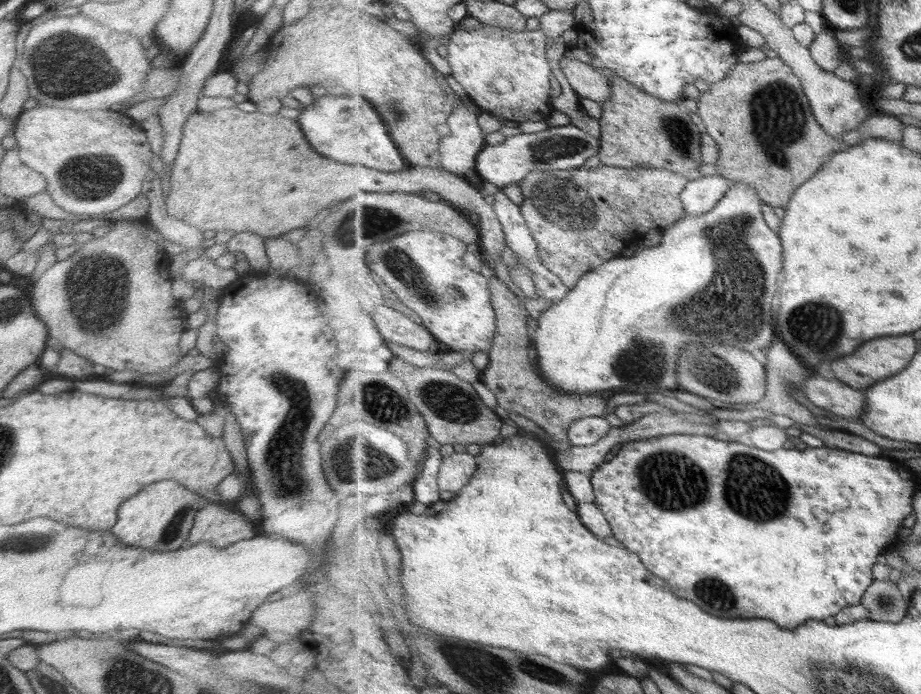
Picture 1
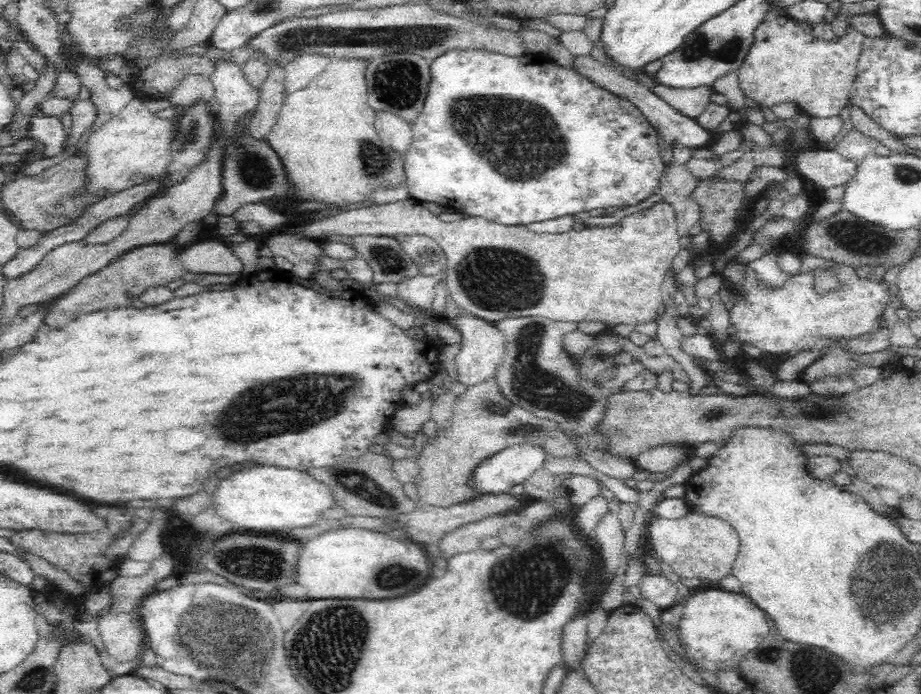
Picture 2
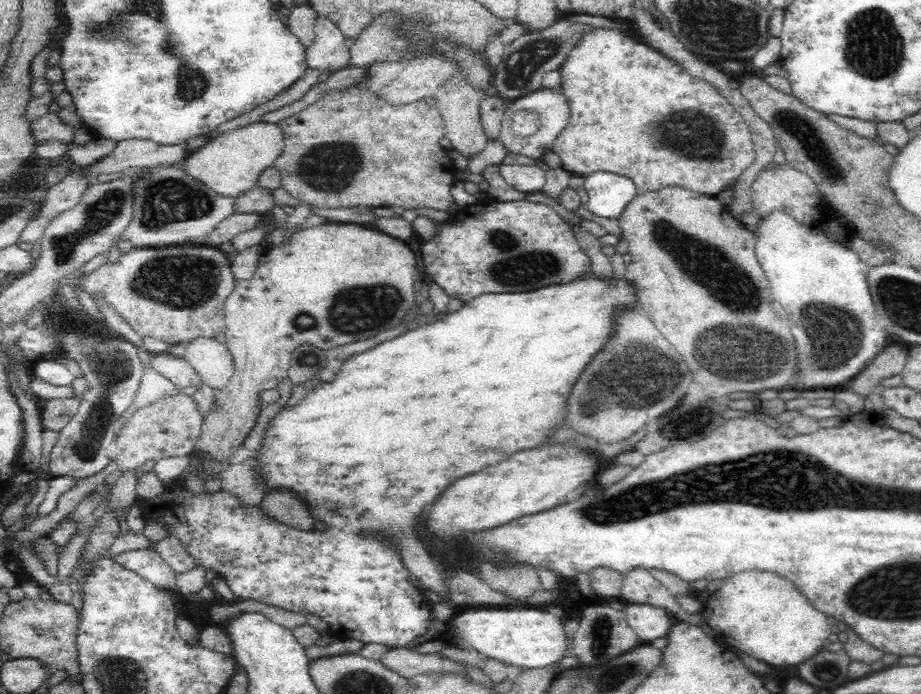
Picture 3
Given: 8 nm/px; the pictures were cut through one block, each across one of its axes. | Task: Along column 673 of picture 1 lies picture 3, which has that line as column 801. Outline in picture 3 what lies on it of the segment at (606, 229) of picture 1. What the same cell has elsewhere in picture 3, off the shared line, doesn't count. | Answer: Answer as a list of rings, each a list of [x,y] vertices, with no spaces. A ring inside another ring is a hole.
[[[784,163],[774,169],[765,168],[756,176],[750,190],[750,197],[752,197],[750,201],[753,210],[762,217],[778,211],[792,216],[798,224],[821,228],[821,224],[834,214],[834,210],[825,202],[824,195],[806,173]]]

